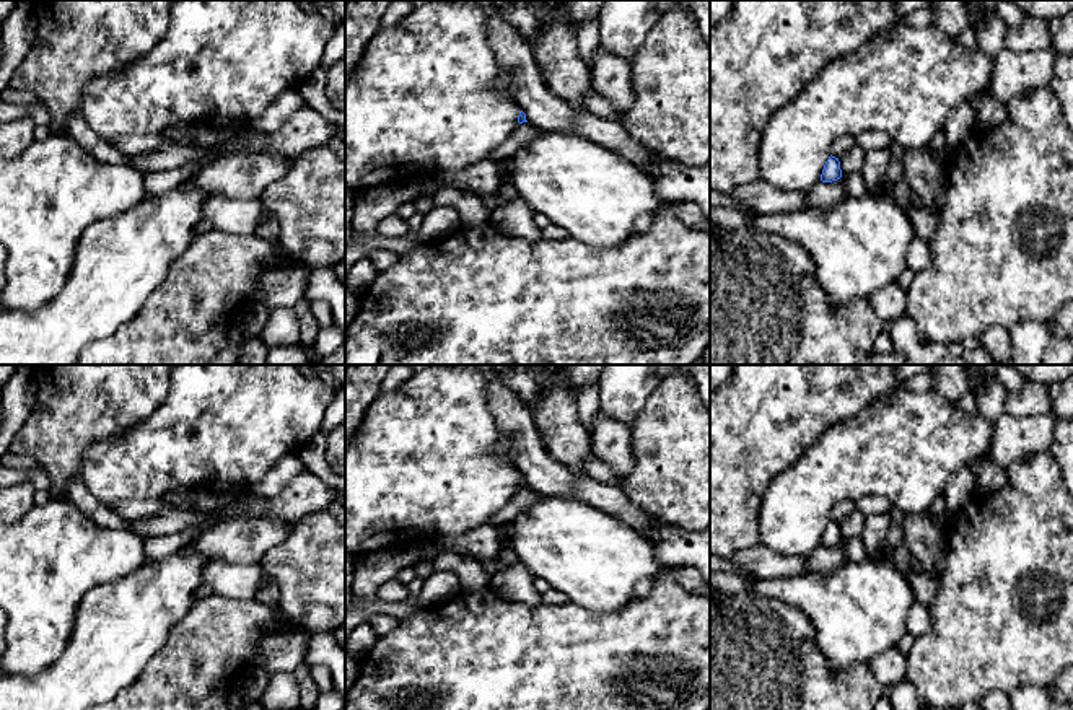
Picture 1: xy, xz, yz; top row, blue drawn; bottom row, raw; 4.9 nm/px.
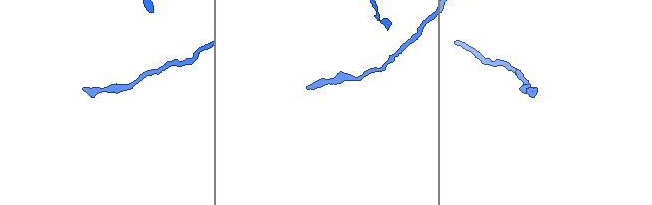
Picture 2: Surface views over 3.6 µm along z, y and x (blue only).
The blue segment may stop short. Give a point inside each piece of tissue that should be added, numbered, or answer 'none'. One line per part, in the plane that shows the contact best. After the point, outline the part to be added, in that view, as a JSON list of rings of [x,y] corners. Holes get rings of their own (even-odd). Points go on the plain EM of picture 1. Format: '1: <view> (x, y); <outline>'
none

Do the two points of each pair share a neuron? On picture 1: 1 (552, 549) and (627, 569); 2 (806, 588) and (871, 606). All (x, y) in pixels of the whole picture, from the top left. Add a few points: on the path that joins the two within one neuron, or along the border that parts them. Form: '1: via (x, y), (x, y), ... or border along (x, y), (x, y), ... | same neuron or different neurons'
1: via (570, 549), (577, 549), (595, 560), (609, 560) | same neuron
2: via (823, 595), (855, 596) | same neuron

